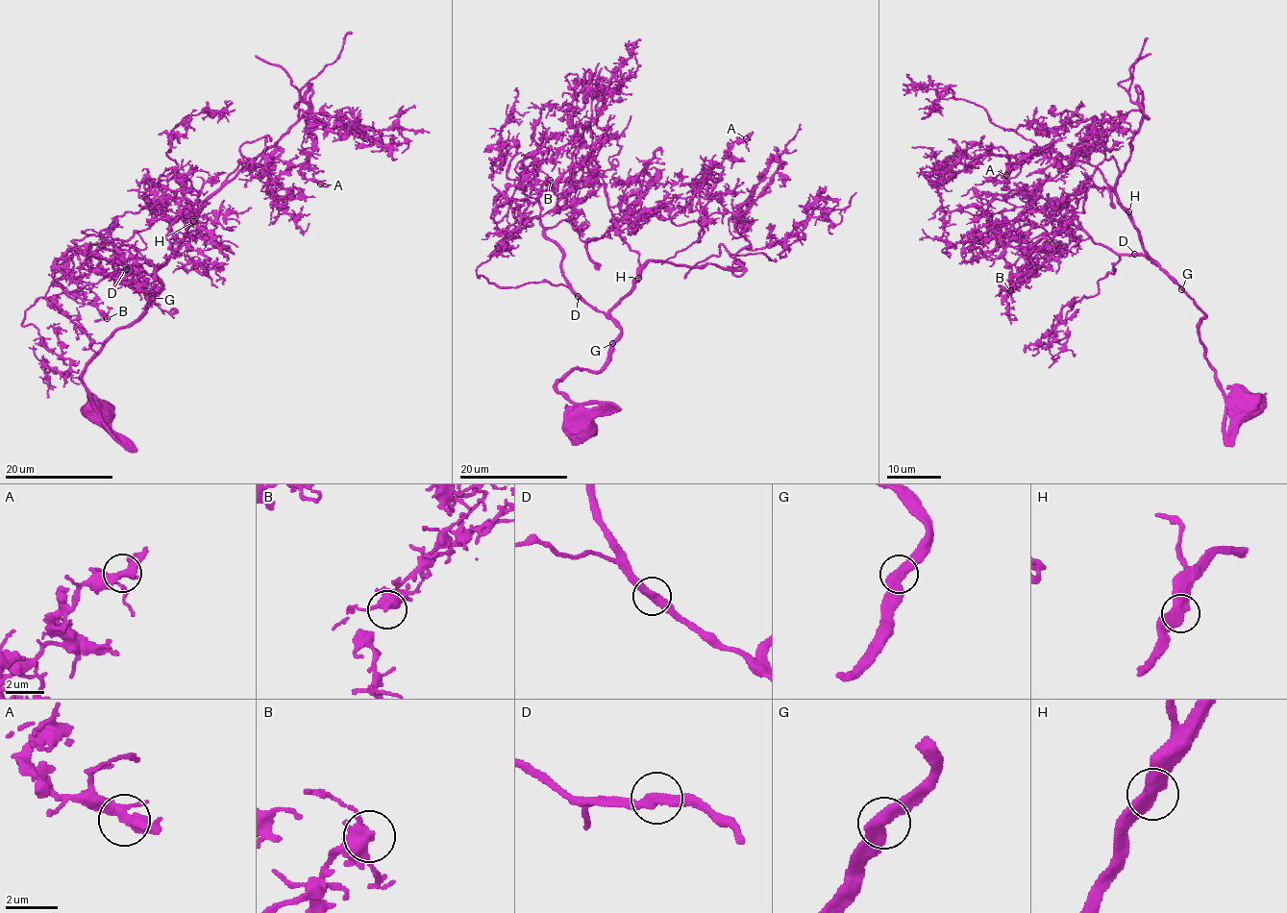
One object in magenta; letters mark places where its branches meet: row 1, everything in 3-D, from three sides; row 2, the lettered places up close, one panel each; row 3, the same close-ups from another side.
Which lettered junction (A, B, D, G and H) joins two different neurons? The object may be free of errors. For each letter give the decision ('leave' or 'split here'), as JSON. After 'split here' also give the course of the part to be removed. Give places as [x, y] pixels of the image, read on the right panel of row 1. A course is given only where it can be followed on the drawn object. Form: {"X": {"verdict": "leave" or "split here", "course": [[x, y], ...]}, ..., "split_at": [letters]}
{"A": {"verdict": "leave"}, "B": {"verdict": "leave"}, "D": {"verdict": "leave"}, "G": {"verdict": "leave"}, "H": {"verdict": "leave"}, "split_at": []}

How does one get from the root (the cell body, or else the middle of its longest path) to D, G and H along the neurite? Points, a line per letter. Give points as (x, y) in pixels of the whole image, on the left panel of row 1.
D: (96, 410), (95, 415), (82, 379), (86, 363), (117, 330), (137, 318), (161, 288), (146, 272), (126, 268)
G: (96, 410), (95, 415), (96, 409), (82, 379), (86, 363), (117, 330), (128, 327), (137, 318), (152, 298)
H: (96, 410), (95, 415), (82, 379), (86, 363), (117, 330), (137, 318), (161, 288), (156, 271), (193, 222)

